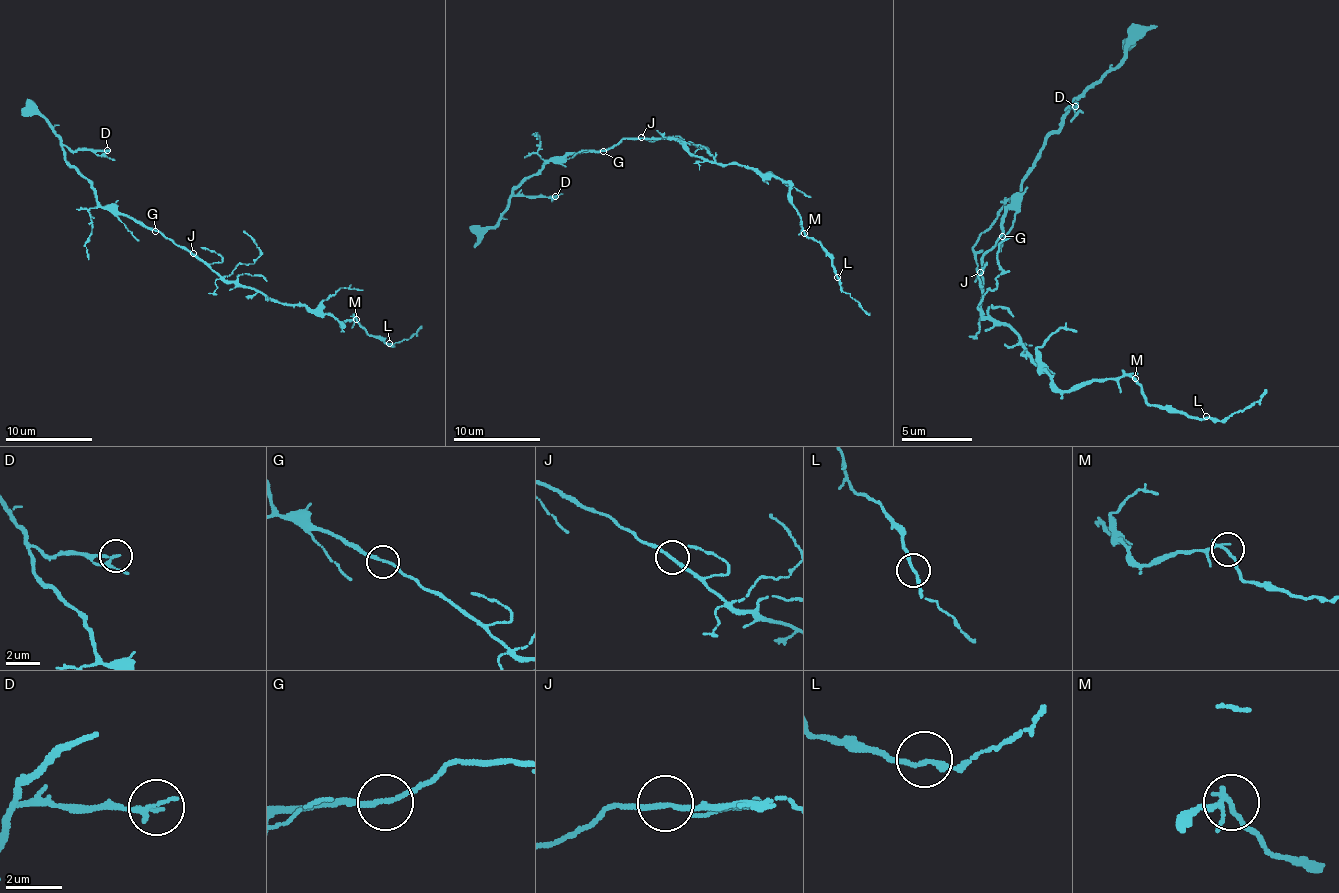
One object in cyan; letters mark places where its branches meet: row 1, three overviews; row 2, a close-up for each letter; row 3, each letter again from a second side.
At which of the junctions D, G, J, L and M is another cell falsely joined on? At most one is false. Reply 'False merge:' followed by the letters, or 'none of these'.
False merge: none of these

